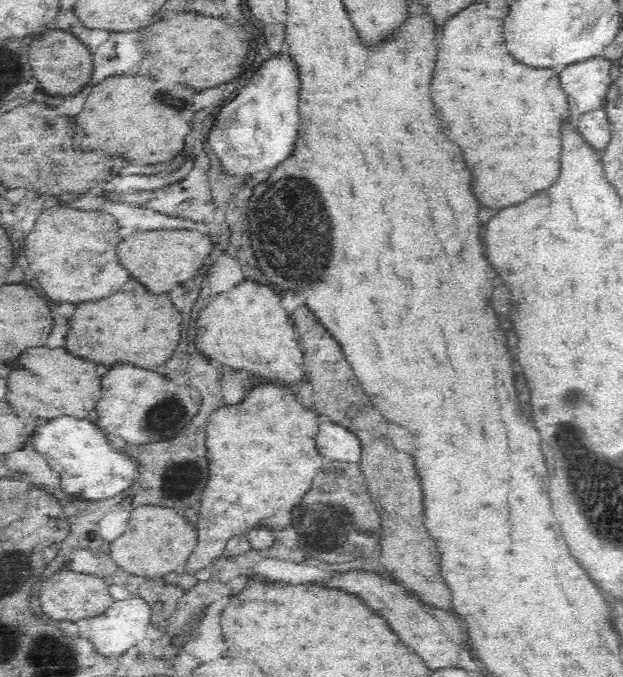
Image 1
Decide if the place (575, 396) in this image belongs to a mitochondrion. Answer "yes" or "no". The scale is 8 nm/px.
yes

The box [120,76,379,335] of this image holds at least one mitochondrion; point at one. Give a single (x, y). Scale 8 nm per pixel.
(293, 207)

